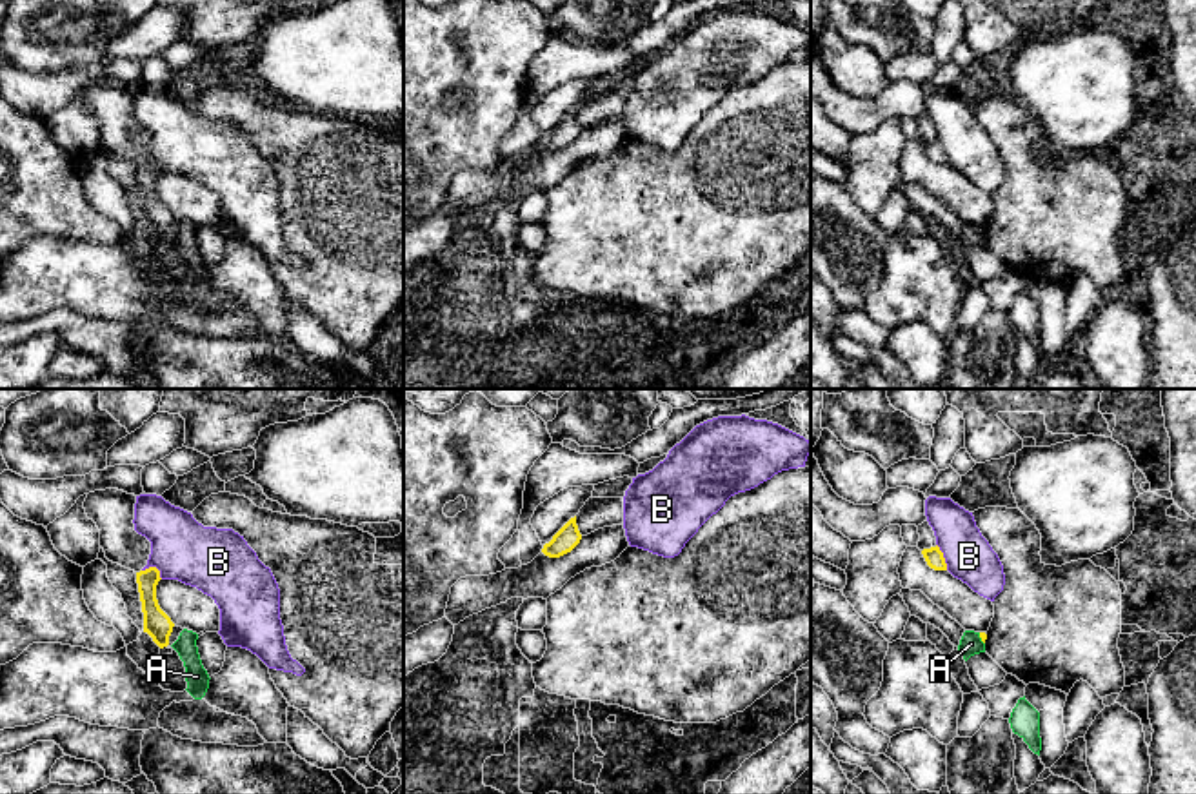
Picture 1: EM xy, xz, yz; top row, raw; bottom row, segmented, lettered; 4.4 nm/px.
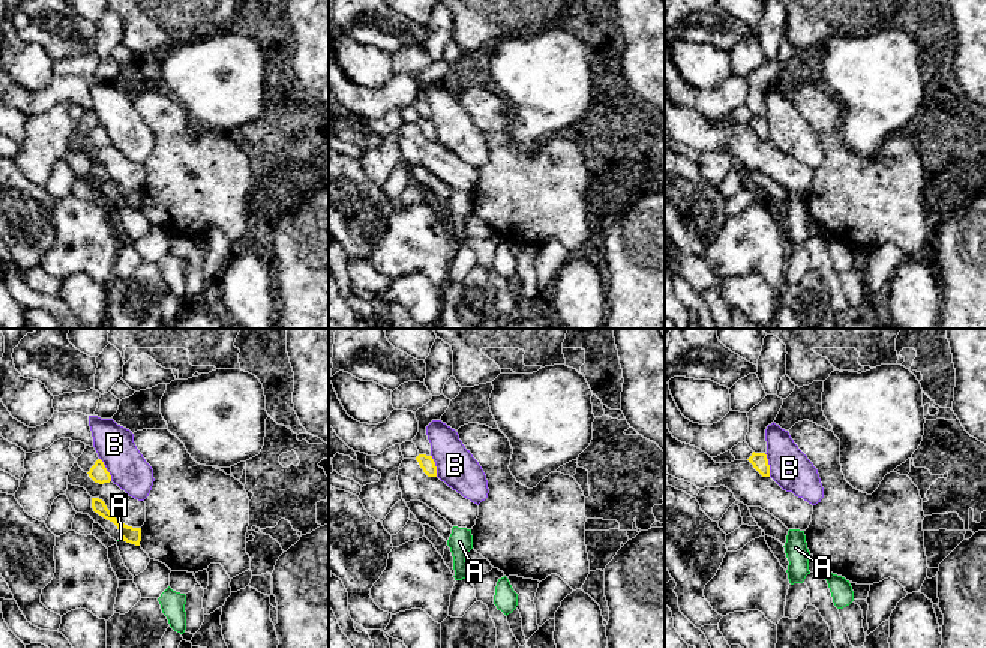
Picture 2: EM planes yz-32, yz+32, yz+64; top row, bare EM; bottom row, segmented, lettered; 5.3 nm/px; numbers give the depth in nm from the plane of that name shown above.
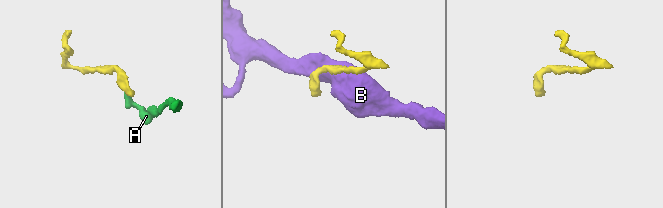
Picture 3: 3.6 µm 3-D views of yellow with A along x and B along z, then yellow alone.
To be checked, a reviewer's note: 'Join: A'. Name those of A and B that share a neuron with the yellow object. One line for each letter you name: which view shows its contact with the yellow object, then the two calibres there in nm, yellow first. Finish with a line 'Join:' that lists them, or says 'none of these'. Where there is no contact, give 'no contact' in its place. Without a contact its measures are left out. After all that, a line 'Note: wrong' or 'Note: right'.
Join: none of these
Note: wrong

